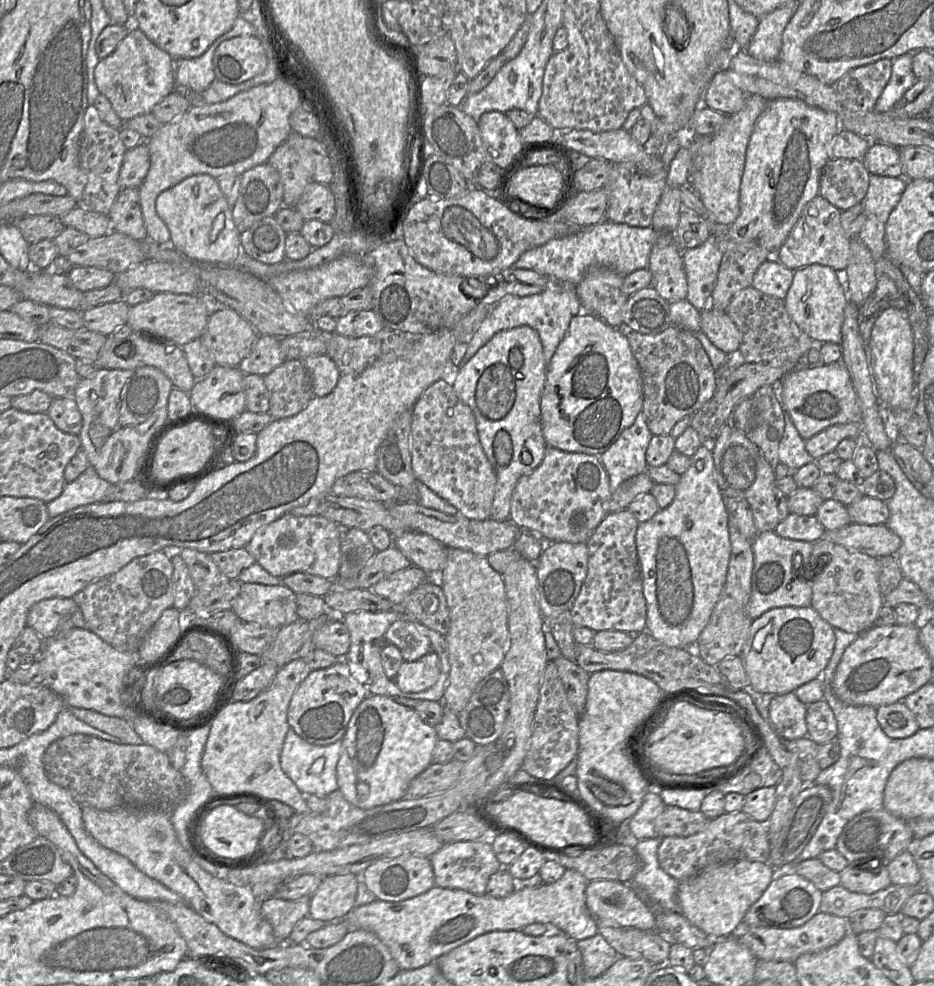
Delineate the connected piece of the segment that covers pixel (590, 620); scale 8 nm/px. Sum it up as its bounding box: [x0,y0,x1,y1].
[570,509,647,634]

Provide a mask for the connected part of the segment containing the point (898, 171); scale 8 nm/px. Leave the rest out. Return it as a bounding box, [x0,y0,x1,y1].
[862,142,904,177]

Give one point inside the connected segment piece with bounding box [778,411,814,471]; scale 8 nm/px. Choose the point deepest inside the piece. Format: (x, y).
(792, 452)

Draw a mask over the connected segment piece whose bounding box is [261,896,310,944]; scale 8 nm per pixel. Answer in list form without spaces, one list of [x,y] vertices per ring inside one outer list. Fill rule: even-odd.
[[[274,896],[262,902],[261,912],[271,924],[277,943],[286,943],[294,925],[309,915],[309,903],[310,898],[289,901]]]

